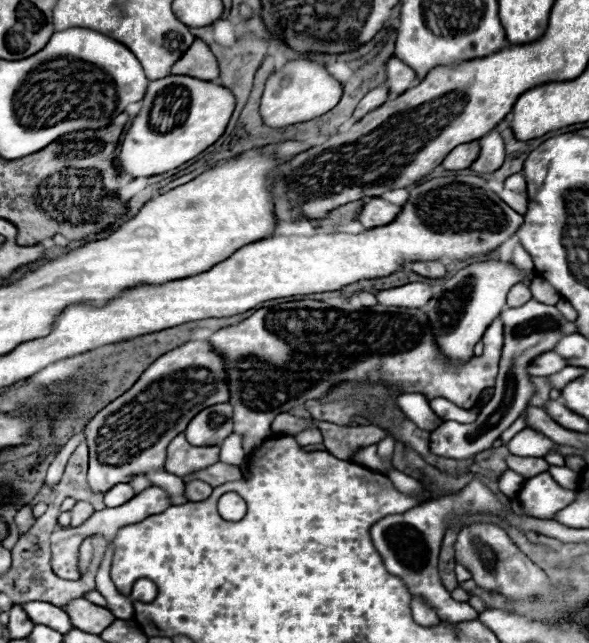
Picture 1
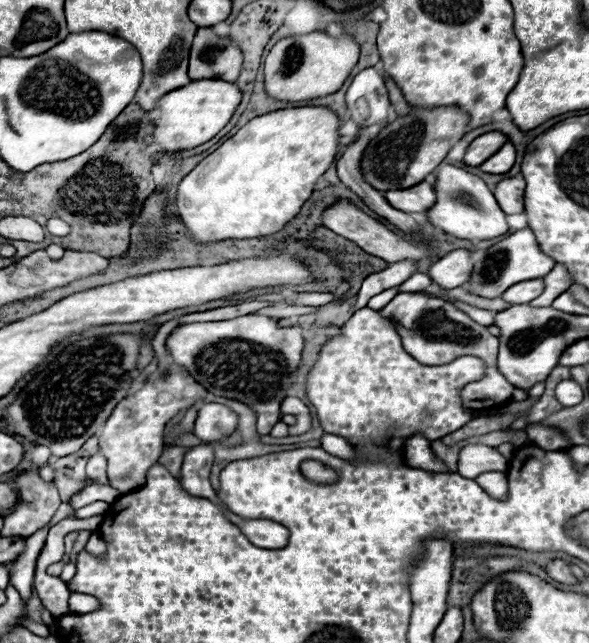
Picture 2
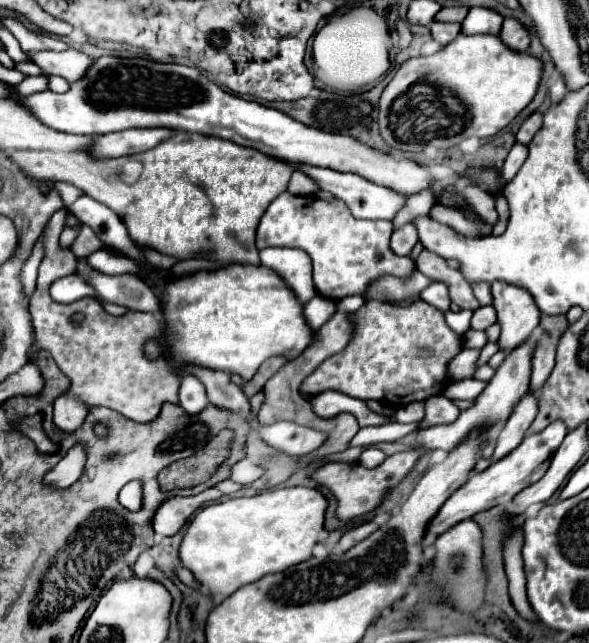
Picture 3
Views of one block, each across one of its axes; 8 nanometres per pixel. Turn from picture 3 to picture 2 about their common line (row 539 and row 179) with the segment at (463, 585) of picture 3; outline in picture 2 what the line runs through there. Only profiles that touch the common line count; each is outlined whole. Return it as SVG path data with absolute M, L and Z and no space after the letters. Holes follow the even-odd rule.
M442 164L436 180L436 204L428 210L430 222L446 234L462 240L490 240L508 232L506 214L482 178L454 164Z

